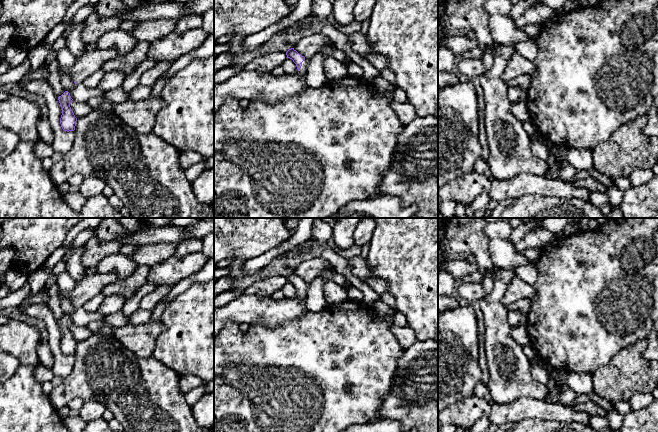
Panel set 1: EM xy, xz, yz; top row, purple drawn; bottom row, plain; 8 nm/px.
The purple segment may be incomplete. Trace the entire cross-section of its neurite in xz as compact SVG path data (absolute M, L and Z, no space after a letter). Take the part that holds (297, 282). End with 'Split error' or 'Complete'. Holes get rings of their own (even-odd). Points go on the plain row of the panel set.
M294 272L289 273L286 279L296 288L296 299L275 300L271 296L259 297L244 293L227 305L215 307L214 338L228 321L275 327L303 317L307 312L305 302L310 284Z. Split error

